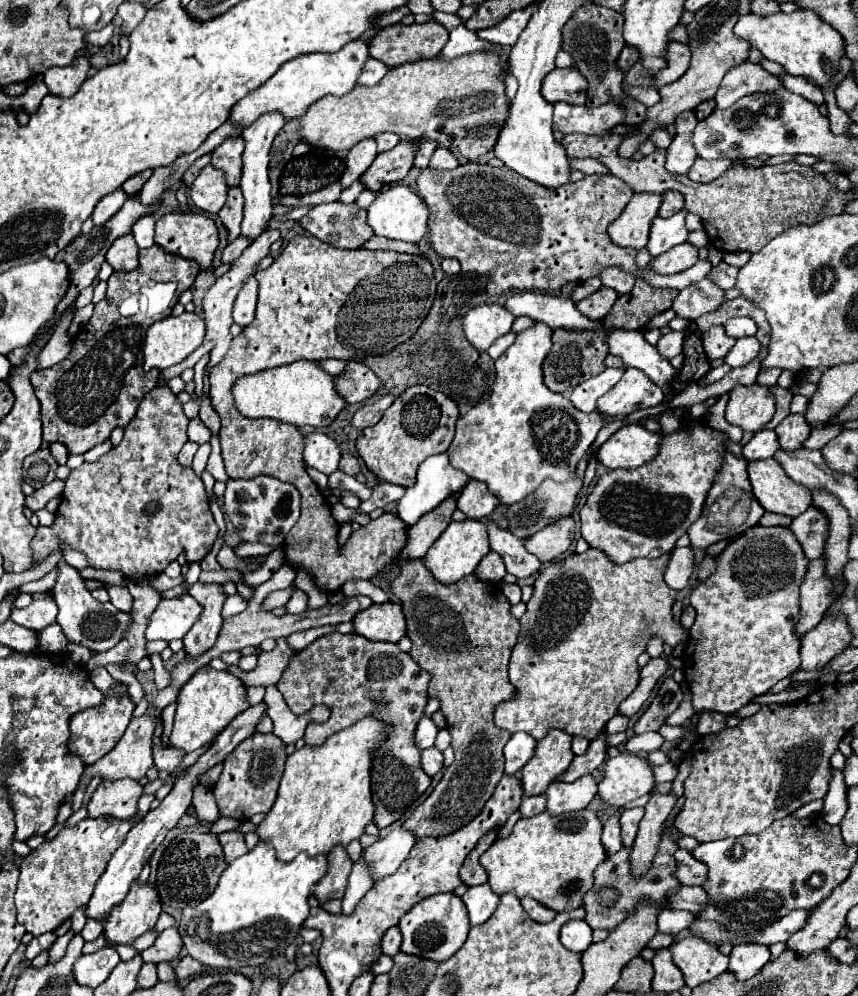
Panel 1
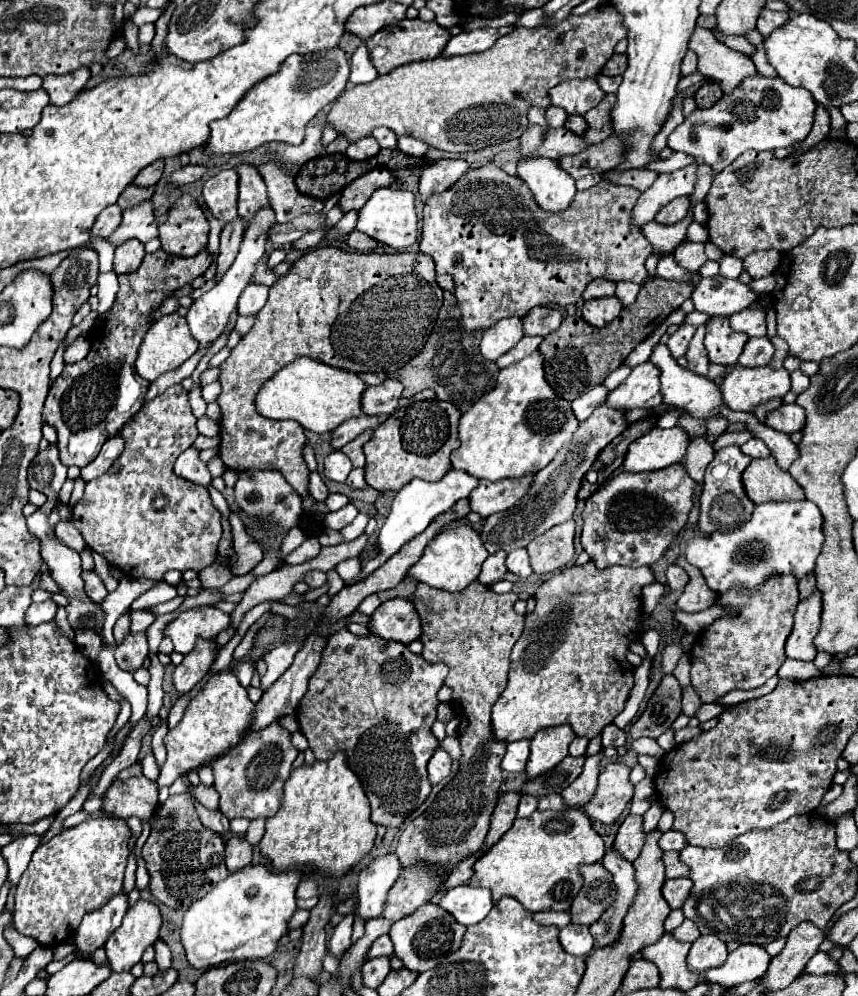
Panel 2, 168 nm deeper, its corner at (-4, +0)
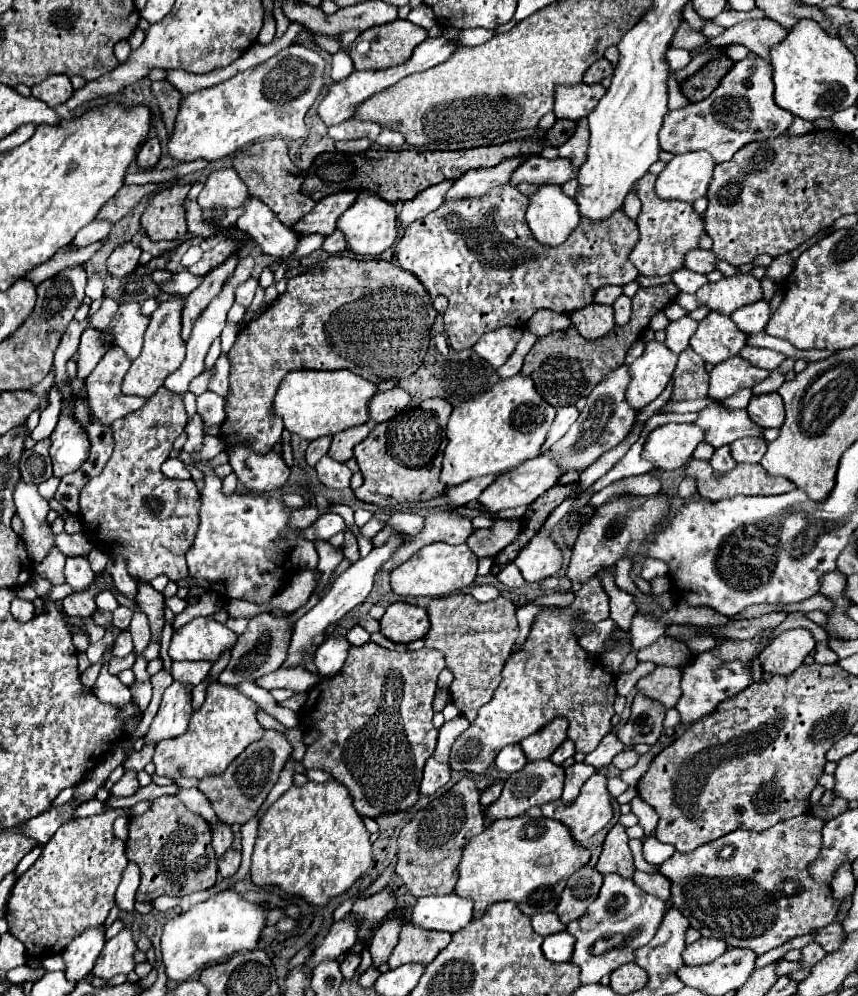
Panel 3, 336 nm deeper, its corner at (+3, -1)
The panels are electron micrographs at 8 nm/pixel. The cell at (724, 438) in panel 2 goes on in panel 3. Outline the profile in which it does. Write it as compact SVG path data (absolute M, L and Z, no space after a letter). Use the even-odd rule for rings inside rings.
M693 458L683 472L685 478L693 478L697 482L697 492L703 498L711 498L711 500L719 500L719 498L731 498L731 496L757 496L757 494L785 494L791 488L795 488L795 484L791 484L787 478L781 476L769 476L765 472L765 468L761 464L737 464L733 470L725 472L725 474L715 474L709 461L697 460Z

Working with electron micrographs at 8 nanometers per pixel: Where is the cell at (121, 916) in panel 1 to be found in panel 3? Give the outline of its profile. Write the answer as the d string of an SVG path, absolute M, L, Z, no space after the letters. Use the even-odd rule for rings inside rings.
M121 930L115 938L107 940L93 968L93 976L109 980L117 974L129 974L135 968L133 952L137 950L131 930Z

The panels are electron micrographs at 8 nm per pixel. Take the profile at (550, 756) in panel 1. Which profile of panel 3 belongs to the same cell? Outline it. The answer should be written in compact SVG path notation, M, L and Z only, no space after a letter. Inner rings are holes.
M555 718L535 734L527 736L521 742L521 748L527 760L533 762L533 760L549 758L565 738L567 738L567 718Z

